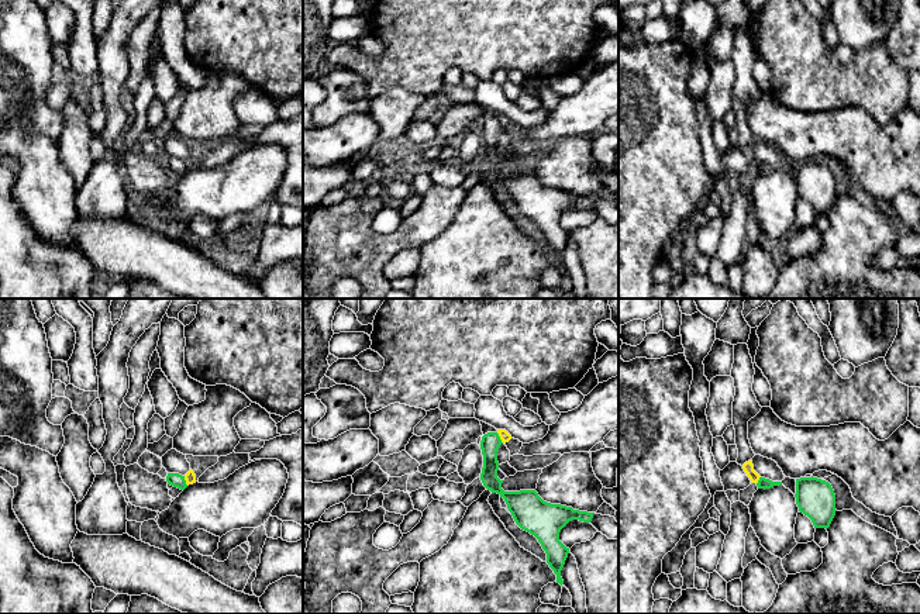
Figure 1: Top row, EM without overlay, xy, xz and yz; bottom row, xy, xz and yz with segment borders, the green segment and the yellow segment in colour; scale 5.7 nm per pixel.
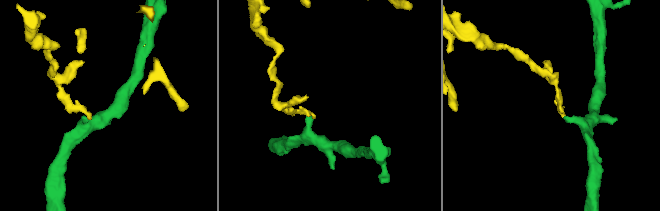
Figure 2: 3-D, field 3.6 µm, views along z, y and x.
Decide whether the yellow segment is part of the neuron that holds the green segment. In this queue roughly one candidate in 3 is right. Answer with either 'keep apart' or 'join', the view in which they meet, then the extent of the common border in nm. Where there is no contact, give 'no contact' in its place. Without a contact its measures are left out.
keep apart | xz | 80 nm

